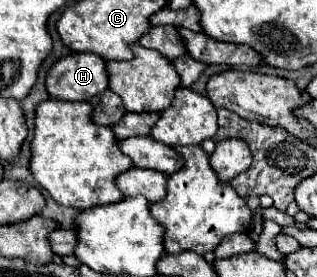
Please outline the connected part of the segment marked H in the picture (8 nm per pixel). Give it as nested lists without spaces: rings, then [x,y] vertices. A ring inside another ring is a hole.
[[[71,53],[57,59],[45,79],[47,93],[61,101],[89,101],[107,85],[105,61],[95,53]]]

